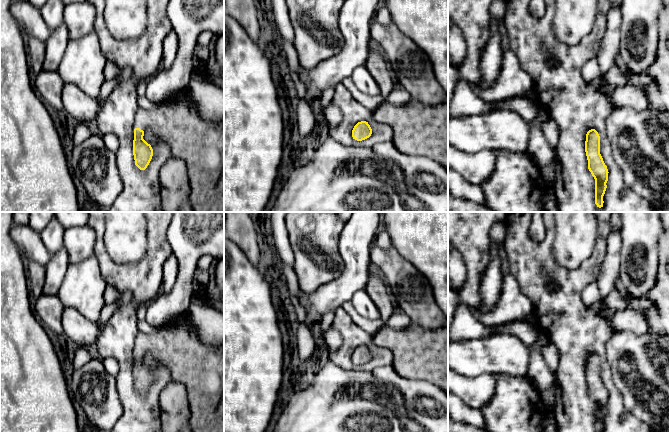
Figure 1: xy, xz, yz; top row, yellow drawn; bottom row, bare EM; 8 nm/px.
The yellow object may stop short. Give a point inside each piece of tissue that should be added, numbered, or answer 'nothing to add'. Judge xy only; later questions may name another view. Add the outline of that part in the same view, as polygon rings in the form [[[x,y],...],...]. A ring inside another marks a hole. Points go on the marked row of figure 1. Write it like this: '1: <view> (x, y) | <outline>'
1: xy (199, 143) | [[[186,89],[167,102],[160,102],[151,110],[139,109],[134,121],[135,128],[151,130],[157,141],[169,145],[172,156],[186,163],[190,182],[189,202],[194,212],[224,212],[224,120],[211,122],[203,119]]]

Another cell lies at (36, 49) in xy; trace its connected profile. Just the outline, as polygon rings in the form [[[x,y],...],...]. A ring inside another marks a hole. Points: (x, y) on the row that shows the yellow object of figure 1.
[[[26,37],[26,47],[32,76],[36,76],[43,70],[46,52],[45,42],[33,37]]]

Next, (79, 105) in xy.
[[[64,83],[62,103],[64,110],[79,123],[96,120],[101,109],[101,104],[97,99],[91,98],[72,83]]]

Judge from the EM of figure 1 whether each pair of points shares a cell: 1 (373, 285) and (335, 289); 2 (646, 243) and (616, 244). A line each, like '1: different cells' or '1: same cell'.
1: different cells
2: different cells

